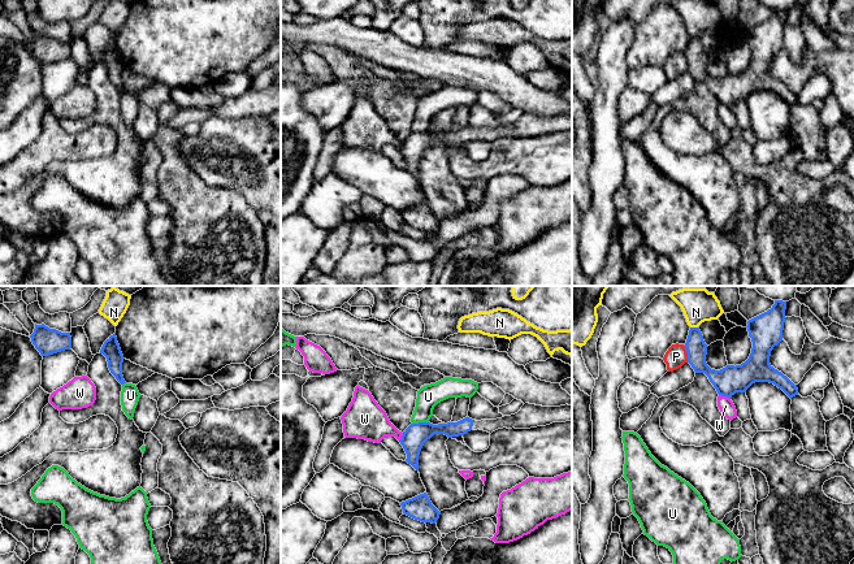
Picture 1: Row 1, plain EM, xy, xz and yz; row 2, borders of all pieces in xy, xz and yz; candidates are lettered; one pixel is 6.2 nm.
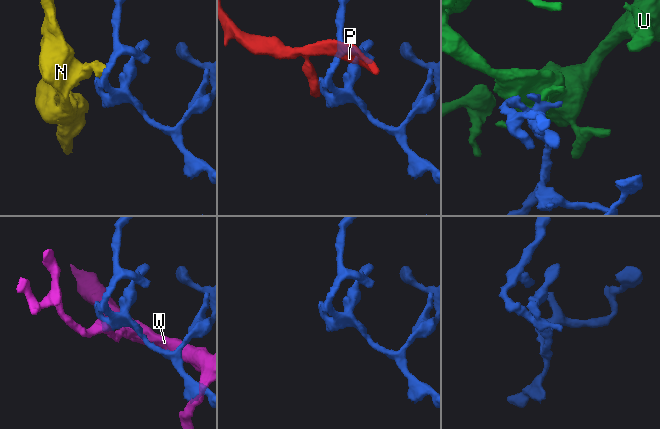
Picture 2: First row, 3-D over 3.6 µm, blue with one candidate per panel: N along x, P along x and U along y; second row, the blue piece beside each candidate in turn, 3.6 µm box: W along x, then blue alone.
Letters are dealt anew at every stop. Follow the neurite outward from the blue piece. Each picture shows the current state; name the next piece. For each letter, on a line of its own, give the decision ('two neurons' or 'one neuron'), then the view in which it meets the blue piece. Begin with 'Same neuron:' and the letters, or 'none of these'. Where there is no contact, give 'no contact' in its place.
Same neuron: none of these
N: two neurons; contact in yz
P: two neurons; contact in yz
U: two neurons; contact in xz
W: two neurons; contact in yz

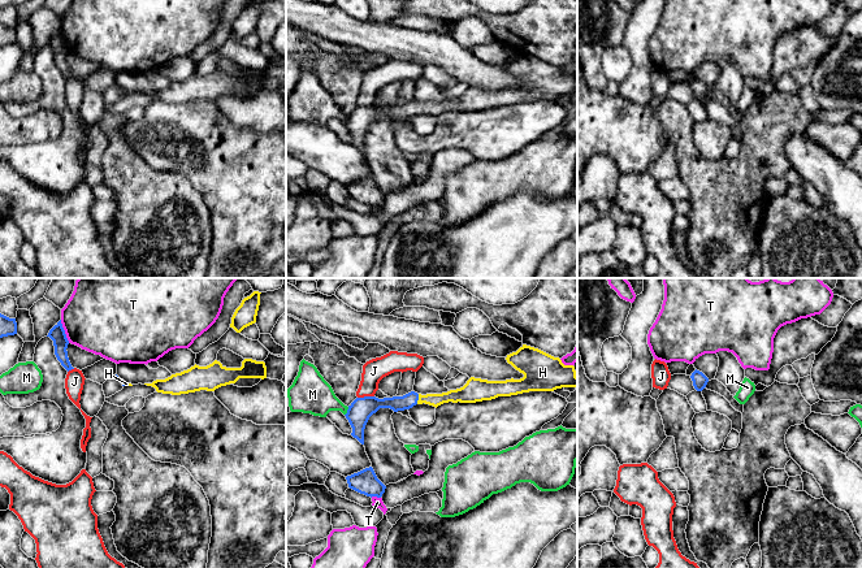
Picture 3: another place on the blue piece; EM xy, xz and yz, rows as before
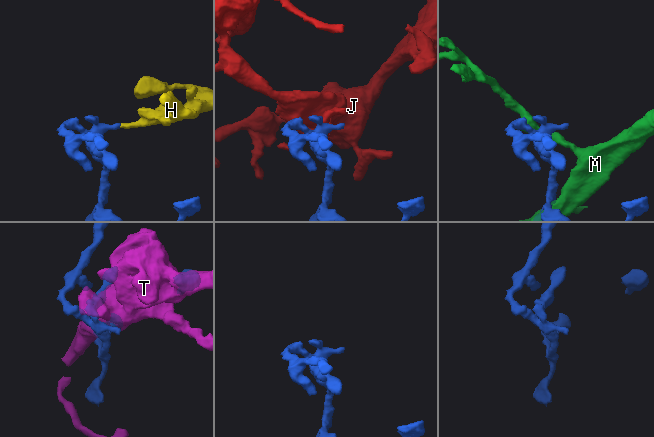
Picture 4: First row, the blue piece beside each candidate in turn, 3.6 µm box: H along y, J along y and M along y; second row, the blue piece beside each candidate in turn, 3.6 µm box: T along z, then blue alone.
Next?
Same neuron: H
H: one neuron; contact in xz
J: two neurons; contact in xz
M: two neurons; contact in xz
T: two neurons; contact in xy

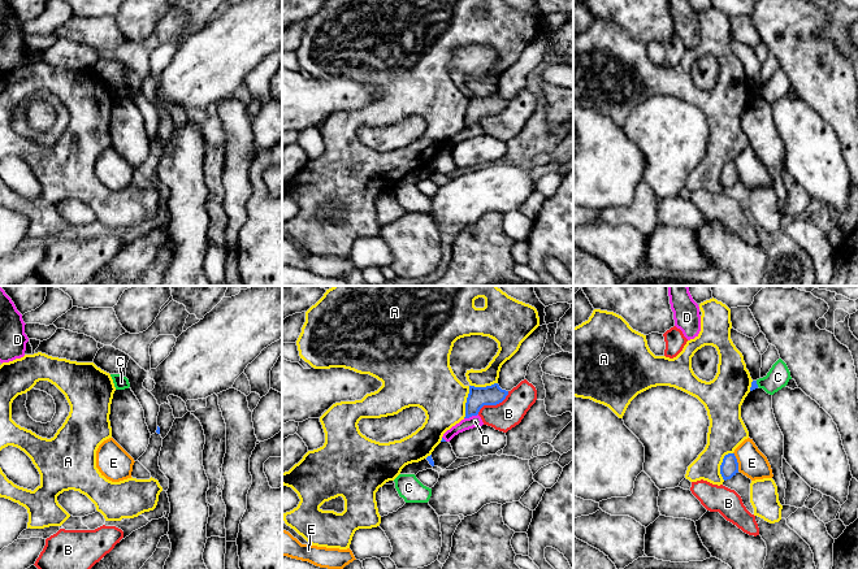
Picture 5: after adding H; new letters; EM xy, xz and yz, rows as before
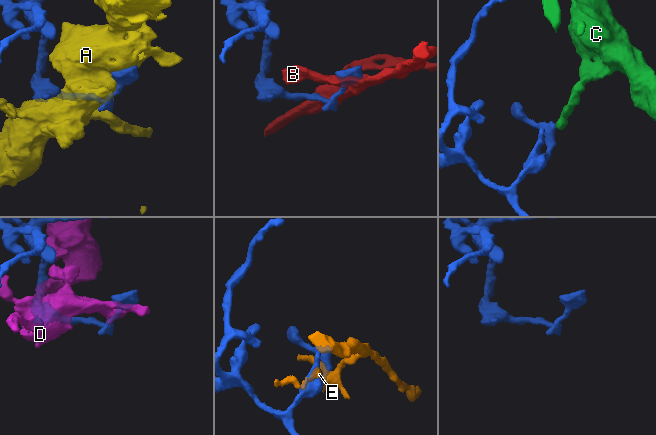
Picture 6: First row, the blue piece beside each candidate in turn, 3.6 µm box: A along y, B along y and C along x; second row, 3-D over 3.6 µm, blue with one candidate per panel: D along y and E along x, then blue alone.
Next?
Same neuron: none of these
A: two neurons; contact in xz
B: two neurons; contact in xz
C: two neurons; contact in yz
D: two neurons; contact in xz
E: two neurons; contact in yz

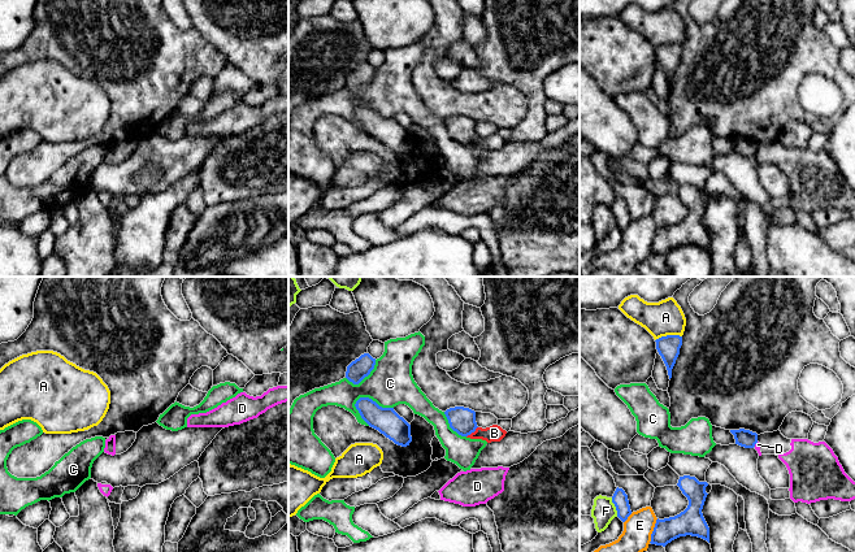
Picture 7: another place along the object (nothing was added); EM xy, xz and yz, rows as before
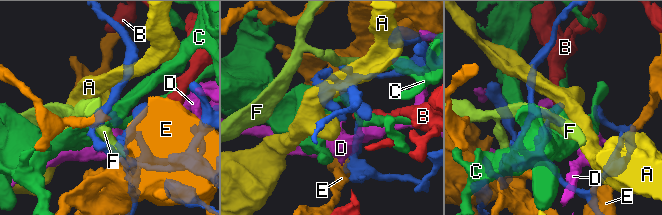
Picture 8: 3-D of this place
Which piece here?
Same neuron: none of these
A: two neurons; contact in yz
B: two neurons; contact in xz
C: two neurons; contact in xz
D: two neurons; contact in yz
E: two neurons; contact in yz
F: two neurons; contact in yz

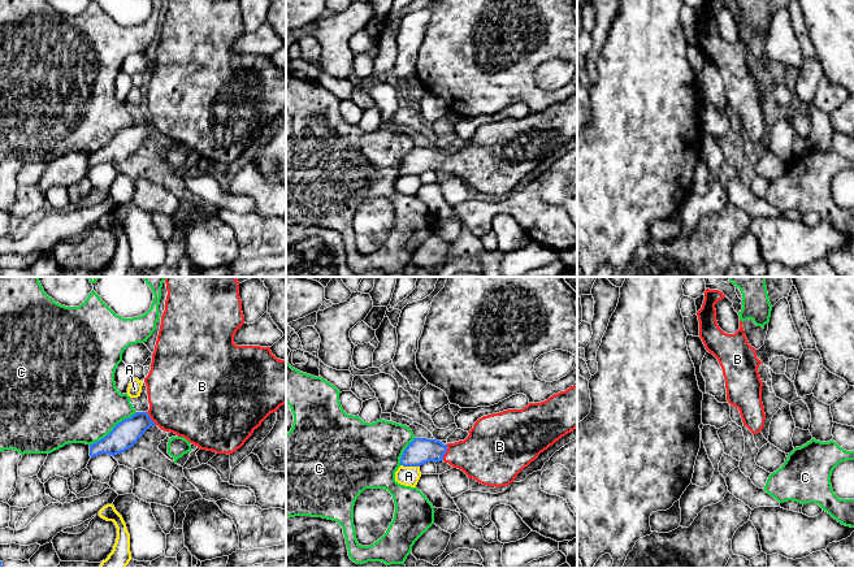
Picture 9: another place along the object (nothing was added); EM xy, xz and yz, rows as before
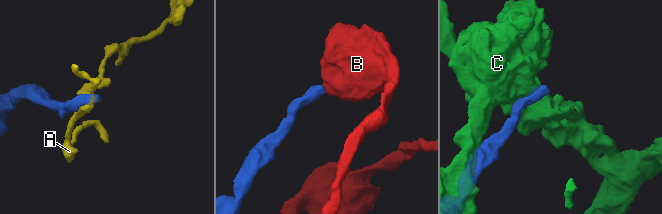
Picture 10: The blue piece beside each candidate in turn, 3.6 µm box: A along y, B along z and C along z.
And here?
Same neuron: B
A: two neurons; contact in xz
B: one neuron; contact in xz
C: two neurons; contact in xy

